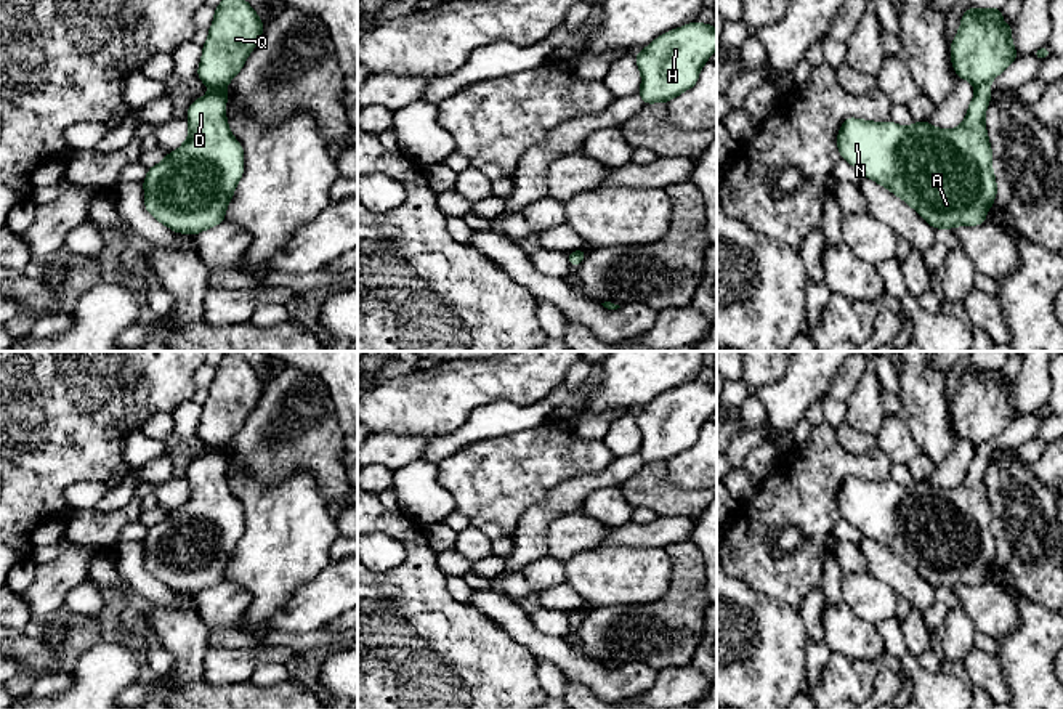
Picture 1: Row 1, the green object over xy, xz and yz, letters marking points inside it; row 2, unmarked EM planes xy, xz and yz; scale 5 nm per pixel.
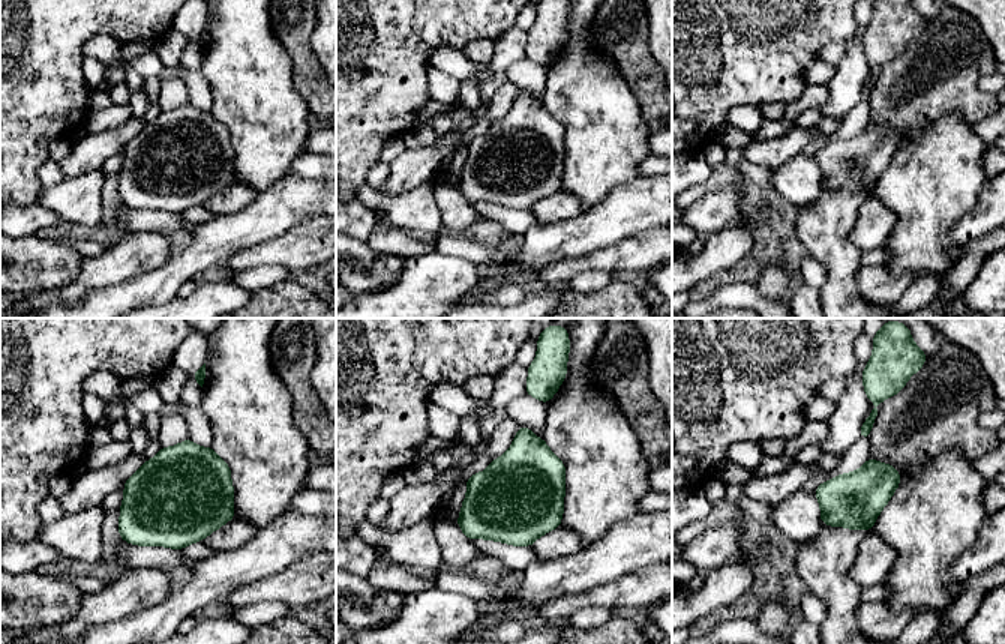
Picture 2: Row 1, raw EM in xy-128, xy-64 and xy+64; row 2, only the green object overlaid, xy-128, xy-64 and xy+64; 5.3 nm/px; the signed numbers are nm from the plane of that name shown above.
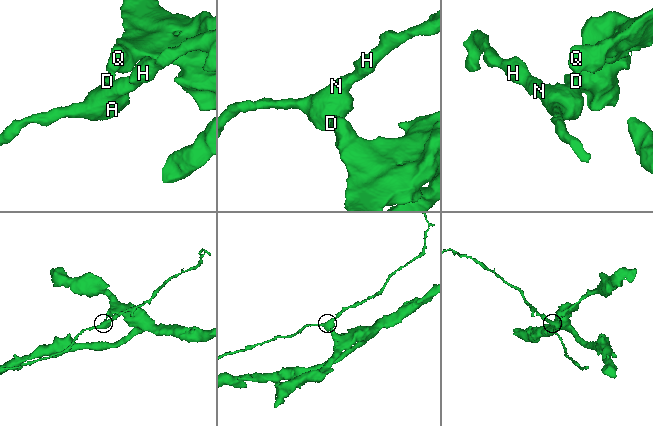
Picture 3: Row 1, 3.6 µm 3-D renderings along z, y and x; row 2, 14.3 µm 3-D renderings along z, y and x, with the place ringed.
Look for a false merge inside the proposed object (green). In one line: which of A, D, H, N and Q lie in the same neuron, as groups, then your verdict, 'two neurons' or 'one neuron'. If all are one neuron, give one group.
A D H N / Q; two neurons

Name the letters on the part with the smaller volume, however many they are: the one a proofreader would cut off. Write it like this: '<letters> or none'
A, D, H, N

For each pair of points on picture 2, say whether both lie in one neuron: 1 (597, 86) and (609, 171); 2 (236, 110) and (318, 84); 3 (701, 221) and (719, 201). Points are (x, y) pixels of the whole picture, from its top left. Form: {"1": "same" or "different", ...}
{"1": "same", "2": "different", "3": "same"}

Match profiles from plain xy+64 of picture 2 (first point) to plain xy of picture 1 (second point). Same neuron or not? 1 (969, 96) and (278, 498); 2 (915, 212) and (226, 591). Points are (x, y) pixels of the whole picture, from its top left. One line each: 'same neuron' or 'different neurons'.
1: different neurons
2: different neurons

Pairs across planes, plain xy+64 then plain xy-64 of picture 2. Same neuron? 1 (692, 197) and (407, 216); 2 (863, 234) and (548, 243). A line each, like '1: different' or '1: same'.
1: same
2: different

